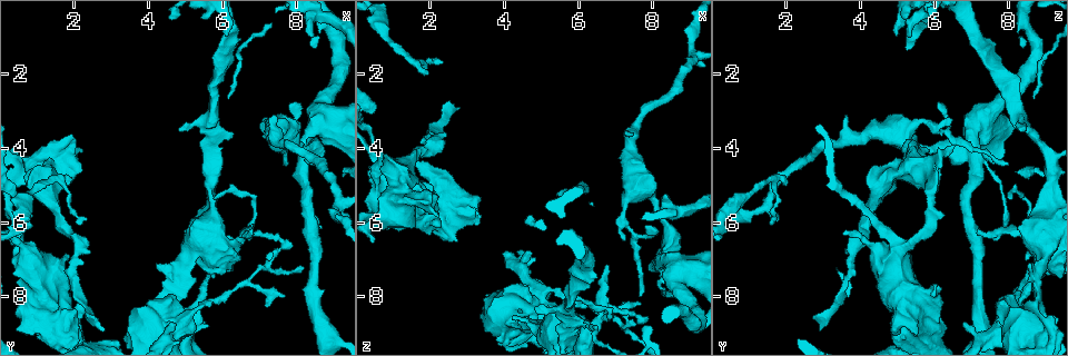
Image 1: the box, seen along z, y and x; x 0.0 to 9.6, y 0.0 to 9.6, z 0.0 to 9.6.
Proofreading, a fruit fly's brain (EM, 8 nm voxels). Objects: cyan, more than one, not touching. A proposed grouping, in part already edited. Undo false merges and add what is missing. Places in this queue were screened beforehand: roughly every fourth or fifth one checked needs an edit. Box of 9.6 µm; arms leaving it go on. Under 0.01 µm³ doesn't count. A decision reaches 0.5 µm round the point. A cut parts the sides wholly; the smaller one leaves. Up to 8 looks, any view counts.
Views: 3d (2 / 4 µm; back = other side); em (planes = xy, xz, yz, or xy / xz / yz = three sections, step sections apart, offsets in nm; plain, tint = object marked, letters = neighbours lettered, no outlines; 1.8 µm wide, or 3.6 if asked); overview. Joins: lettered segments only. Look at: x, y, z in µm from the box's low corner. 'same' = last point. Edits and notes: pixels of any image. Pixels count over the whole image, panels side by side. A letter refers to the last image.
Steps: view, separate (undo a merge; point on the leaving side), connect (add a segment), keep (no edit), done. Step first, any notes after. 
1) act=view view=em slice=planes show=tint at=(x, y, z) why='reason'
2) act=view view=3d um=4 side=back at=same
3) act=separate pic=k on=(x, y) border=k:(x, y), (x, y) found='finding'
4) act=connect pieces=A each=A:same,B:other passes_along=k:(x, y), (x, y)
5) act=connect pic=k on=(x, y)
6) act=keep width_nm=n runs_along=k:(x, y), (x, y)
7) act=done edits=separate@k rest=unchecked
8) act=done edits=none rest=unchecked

act=view view=3d um=4 at=(0.65, 6.70, 5.00)

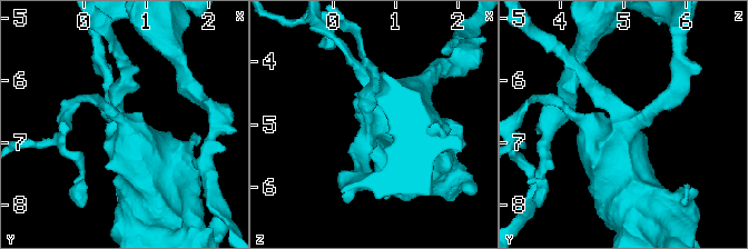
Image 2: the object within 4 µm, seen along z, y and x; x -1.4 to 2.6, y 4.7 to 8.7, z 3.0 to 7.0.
act=view view=em um=3.6 slice=planes show=letters at=(0.60, 6.75, 5.05) why='need the tissue'

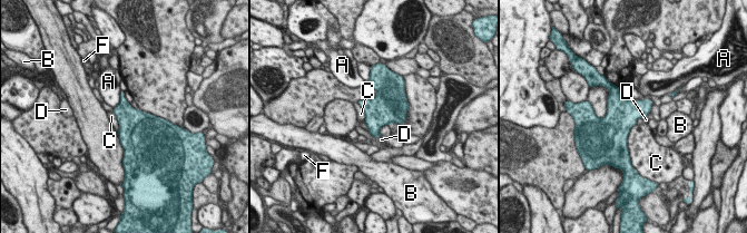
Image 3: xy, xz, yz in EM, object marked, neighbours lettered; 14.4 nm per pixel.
act=keep width_nm=420 each=A:other,B:other,C:other,D:other,F:other border=3:(636, 124), (629, 132), (628, 154) found='all the same neuron'

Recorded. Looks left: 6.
act=view view=3d um=4 at=(5.95, 6.75, 9.00) why='abrupt turn'

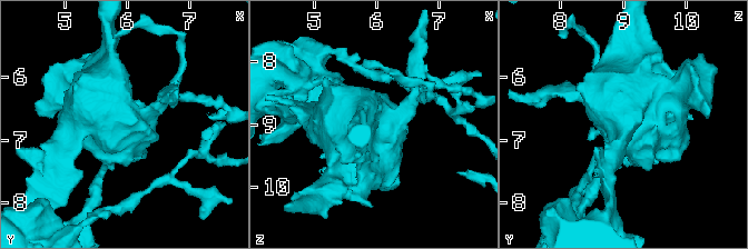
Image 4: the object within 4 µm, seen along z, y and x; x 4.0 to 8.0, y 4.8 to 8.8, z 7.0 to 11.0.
act=view view=em um=3.6 slice=planes show=plain at=(6.00, 6.80, 9.05)

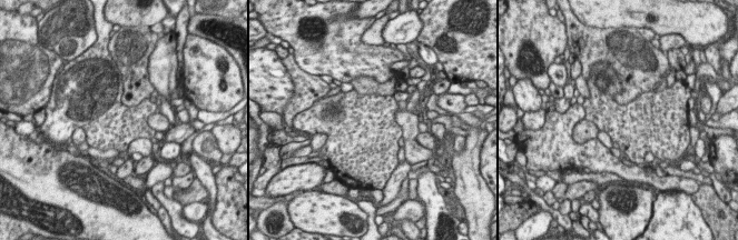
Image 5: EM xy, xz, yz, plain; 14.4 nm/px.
act=view view=em um=3.6 slice=planes show=letters at=same why='see the neighbours'

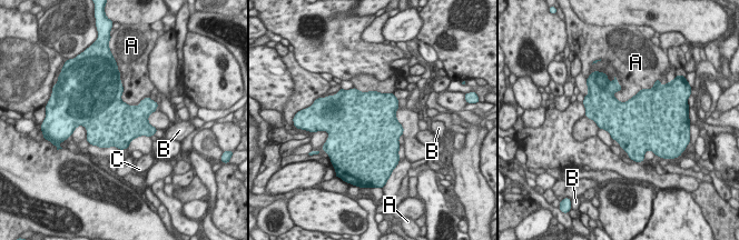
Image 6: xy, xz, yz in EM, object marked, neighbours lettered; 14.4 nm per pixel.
act=keep width_nm=650 each=A:other,B:other,C:other found='one neuron here'

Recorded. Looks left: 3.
act=view view=3d um=4 at=(4.70, 9.05, 7.60) why='small branch off a trunk'

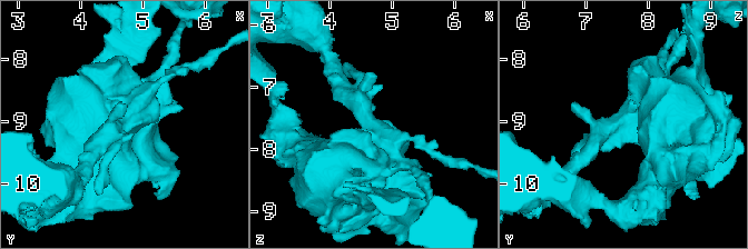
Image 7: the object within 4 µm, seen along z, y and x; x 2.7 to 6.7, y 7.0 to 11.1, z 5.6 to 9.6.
act=view view=em slice=planes show=letters at=(4.70, 9.05, 7.70) why='need the tissue'

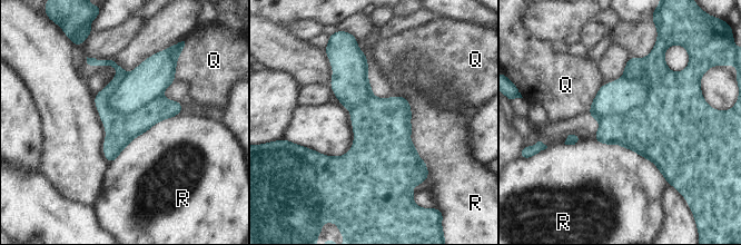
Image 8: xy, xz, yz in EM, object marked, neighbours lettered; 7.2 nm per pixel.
act=separate pic=8 on=(616, 97) each=Q:other,R:other arms=4 found='two neurons meet here'

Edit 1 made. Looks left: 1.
act=done edits=separate@8 rest=unchecked

